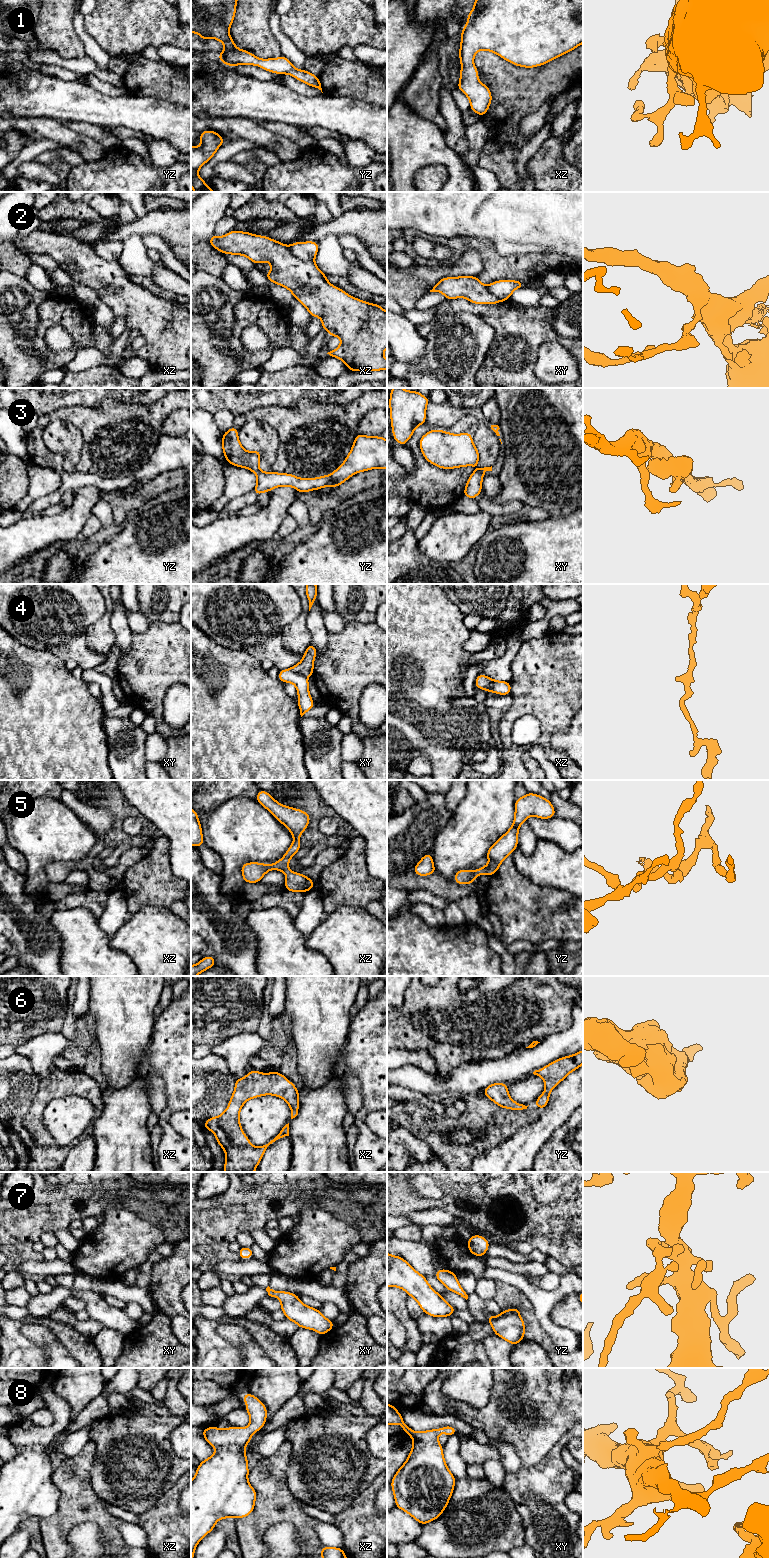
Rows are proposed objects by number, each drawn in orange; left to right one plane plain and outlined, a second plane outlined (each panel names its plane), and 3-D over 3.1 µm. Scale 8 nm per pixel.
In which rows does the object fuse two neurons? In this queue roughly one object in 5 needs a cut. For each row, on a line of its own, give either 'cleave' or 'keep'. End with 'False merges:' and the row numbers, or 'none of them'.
1: keep
2: cleave
3: cleave
4: cleave
5: keep
6: keep
7: keep
8: keep
False merges: 2, 3, 4

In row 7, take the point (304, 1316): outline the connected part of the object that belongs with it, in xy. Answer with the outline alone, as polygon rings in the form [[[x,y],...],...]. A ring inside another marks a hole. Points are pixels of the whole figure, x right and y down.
[[[266,1288],[268,1295],[278,1298],[281,1301],[281,1310],[286,1319],[295,1322],[299,1328],[314,1330],[323,1336],[335,1327],[335,1324],[328,1320],[319,1309],[303,1304],[298,1295],[288,1291],[278,1292]]]

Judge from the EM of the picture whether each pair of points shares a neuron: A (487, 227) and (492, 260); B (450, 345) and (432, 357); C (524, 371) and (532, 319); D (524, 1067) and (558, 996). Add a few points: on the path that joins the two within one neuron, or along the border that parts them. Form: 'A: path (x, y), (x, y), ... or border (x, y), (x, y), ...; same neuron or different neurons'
A: border (466, 236), (487, 239), (499, 253), (508, 254); different neurons
B: path (446, 349), (436, 357); same neuron
C: path (526, 358), (526, 332); same neuron
D: border (561, 1031), (547, 1035), (540, 1042); different neurons

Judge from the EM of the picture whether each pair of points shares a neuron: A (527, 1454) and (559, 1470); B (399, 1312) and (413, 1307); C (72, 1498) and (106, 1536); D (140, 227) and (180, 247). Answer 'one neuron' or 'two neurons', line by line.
A: two neurons
B: two neurons
C: one neuron
D: one neuron

